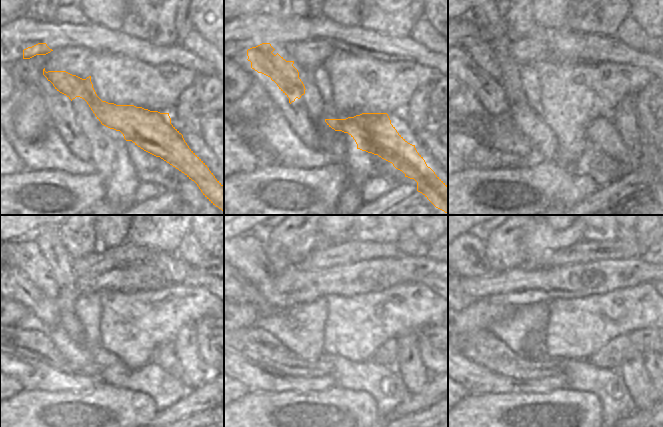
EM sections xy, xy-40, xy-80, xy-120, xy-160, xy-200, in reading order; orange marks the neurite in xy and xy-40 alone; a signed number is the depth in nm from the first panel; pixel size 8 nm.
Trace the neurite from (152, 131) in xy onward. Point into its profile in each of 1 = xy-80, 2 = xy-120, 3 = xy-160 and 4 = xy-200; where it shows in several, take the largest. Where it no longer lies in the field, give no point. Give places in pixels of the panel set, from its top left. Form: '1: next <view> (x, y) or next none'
1: next xy-80 (601, 134)
2: next xy-120 (26, 257)
3: next xy-160 (247, 254)
4: next xy-200 (468, 259)

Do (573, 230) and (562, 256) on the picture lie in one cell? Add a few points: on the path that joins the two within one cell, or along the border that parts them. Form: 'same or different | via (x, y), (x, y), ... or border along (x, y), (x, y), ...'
different | border along (582, 240), (558, 249), (547, 260)

